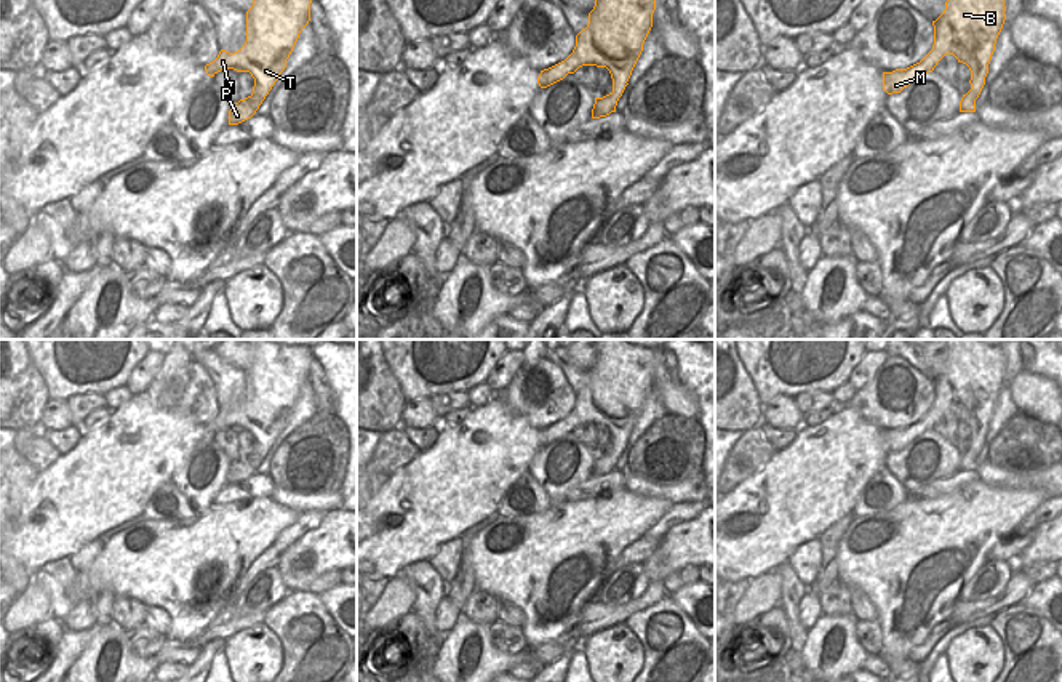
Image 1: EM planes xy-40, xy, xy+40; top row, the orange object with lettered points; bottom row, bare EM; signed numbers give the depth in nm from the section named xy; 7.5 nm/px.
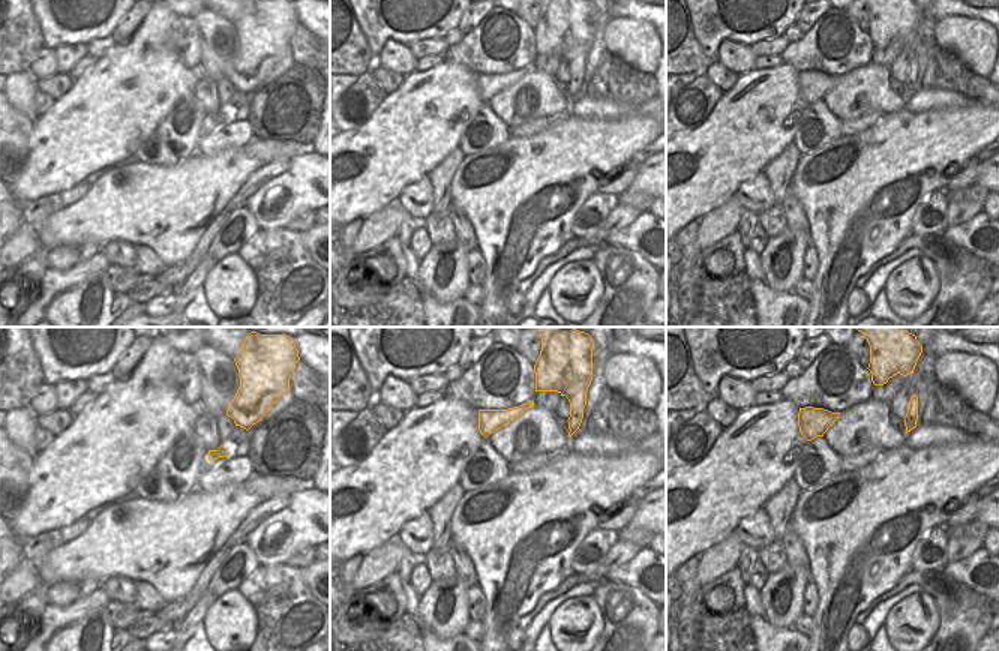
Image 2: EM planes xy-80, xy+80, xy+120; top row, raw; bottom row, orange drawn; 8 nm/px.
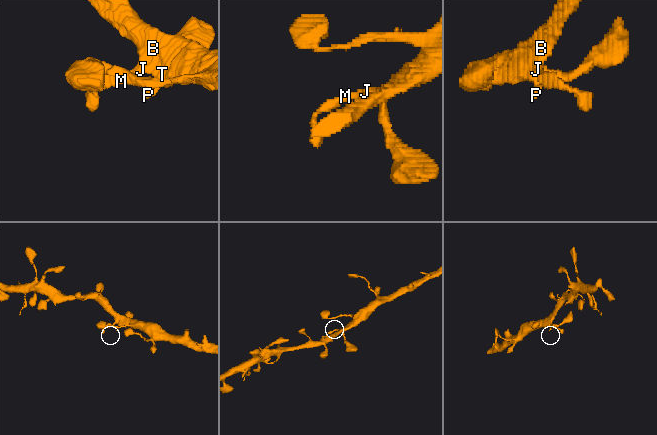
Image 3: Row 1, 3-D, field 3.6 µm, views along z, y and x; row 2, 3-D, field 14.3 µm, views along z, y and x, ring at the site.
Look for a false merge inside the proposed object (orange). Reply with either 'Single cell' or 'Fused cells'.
Single cell

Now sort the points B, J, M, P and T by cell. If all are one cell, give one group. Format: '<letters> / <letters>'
B J M P T

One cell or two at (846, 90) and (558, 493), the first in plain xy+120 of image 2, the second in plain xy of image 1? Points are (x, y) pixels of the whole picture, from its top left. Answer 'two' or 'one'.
one

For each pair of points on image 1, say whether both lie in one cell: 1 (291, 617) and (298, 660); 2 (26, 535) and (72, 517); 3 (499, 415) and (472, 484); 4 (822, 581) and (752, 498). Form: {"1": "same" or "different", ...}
{"1": "same", "2": "same", "3": "same", "4": "different"}

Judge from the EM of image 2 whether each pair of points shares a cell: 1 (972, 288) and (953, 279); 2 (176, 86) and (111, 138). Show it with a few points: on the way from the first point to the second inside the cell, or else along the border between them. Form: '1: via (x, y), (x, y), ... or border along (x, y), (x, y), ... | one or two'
1: via (968, 284), (957, 279) | one
2: via (159, 90), (128, 122) | one

